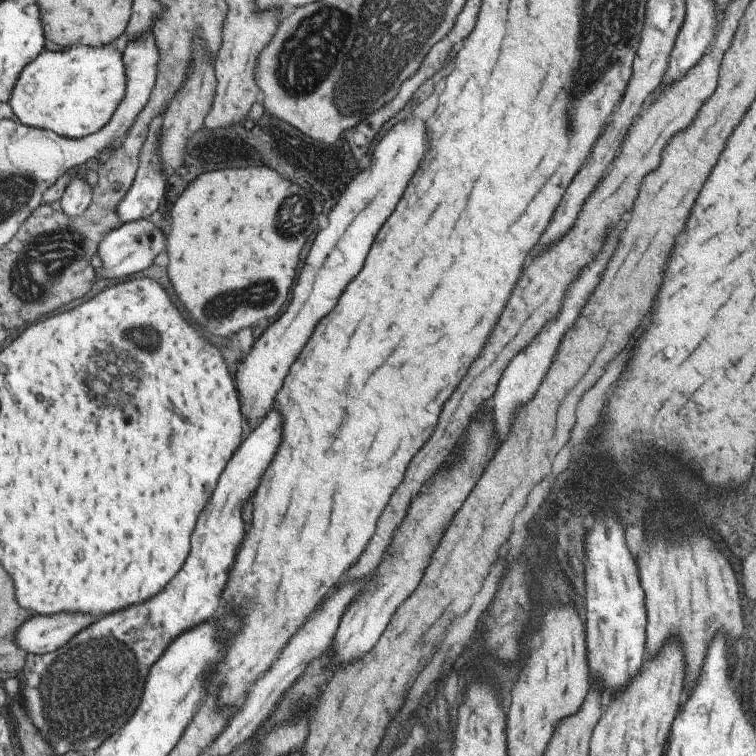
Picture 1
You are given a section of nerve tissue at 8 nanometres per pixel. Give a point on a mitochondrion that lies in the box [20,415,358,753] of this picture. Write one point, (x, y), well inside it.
(69, 710)

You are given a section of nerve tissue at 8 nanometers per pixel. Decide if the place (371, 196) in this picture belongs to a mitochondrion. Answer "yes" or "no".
no

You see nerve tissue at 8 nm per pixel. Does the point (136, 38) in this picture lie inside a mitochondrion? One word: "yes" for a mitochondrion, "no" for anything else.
no

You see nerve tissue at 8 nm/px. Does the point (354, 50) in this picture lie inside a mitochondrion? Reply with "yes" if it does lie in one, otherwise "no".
yes

